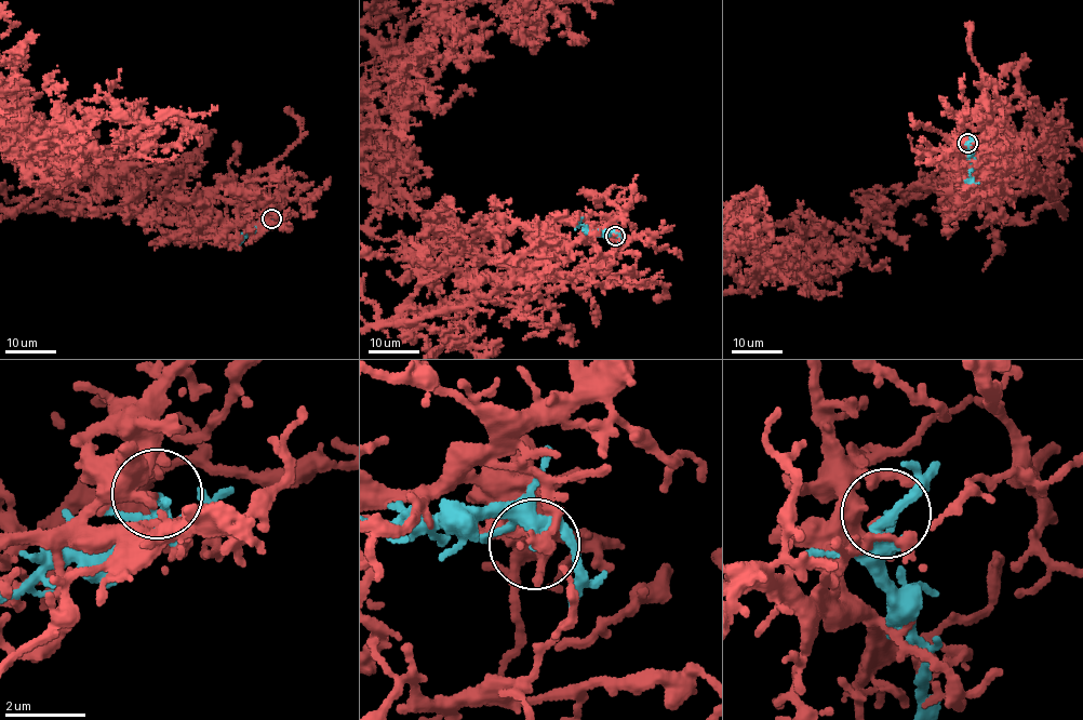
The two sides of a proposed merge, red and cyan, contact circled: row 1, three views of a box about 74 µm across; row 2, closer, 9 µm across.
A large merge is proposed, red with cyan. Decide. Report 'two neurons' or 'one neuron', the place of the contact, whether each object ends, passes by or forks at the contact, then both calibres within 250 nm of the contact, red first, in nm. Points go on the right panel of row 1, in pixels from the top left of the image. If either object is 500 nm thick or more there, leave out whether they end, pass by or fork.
two neurons; at (967, 143); red passes by; cyan ends there; 130 nm thick on the red side, 160 nm on the other

